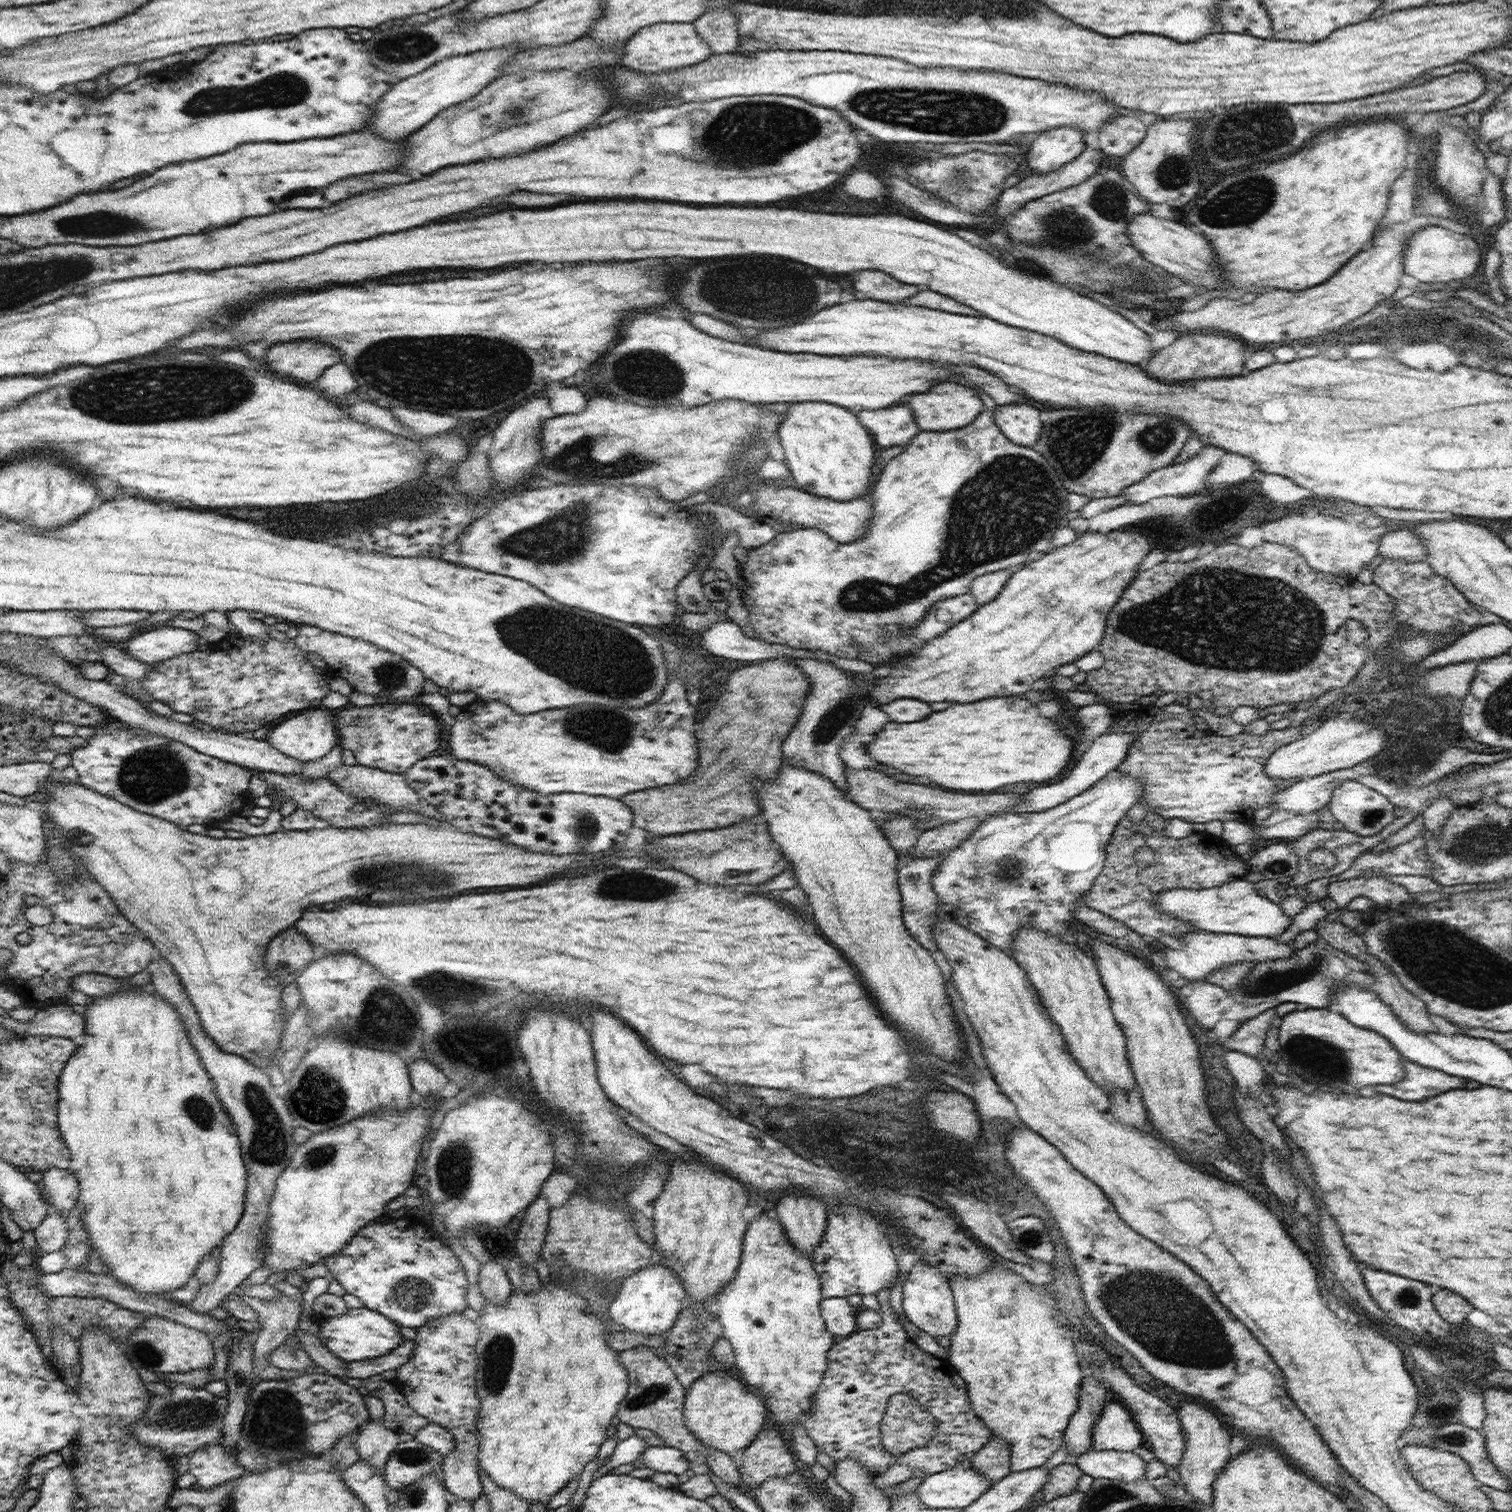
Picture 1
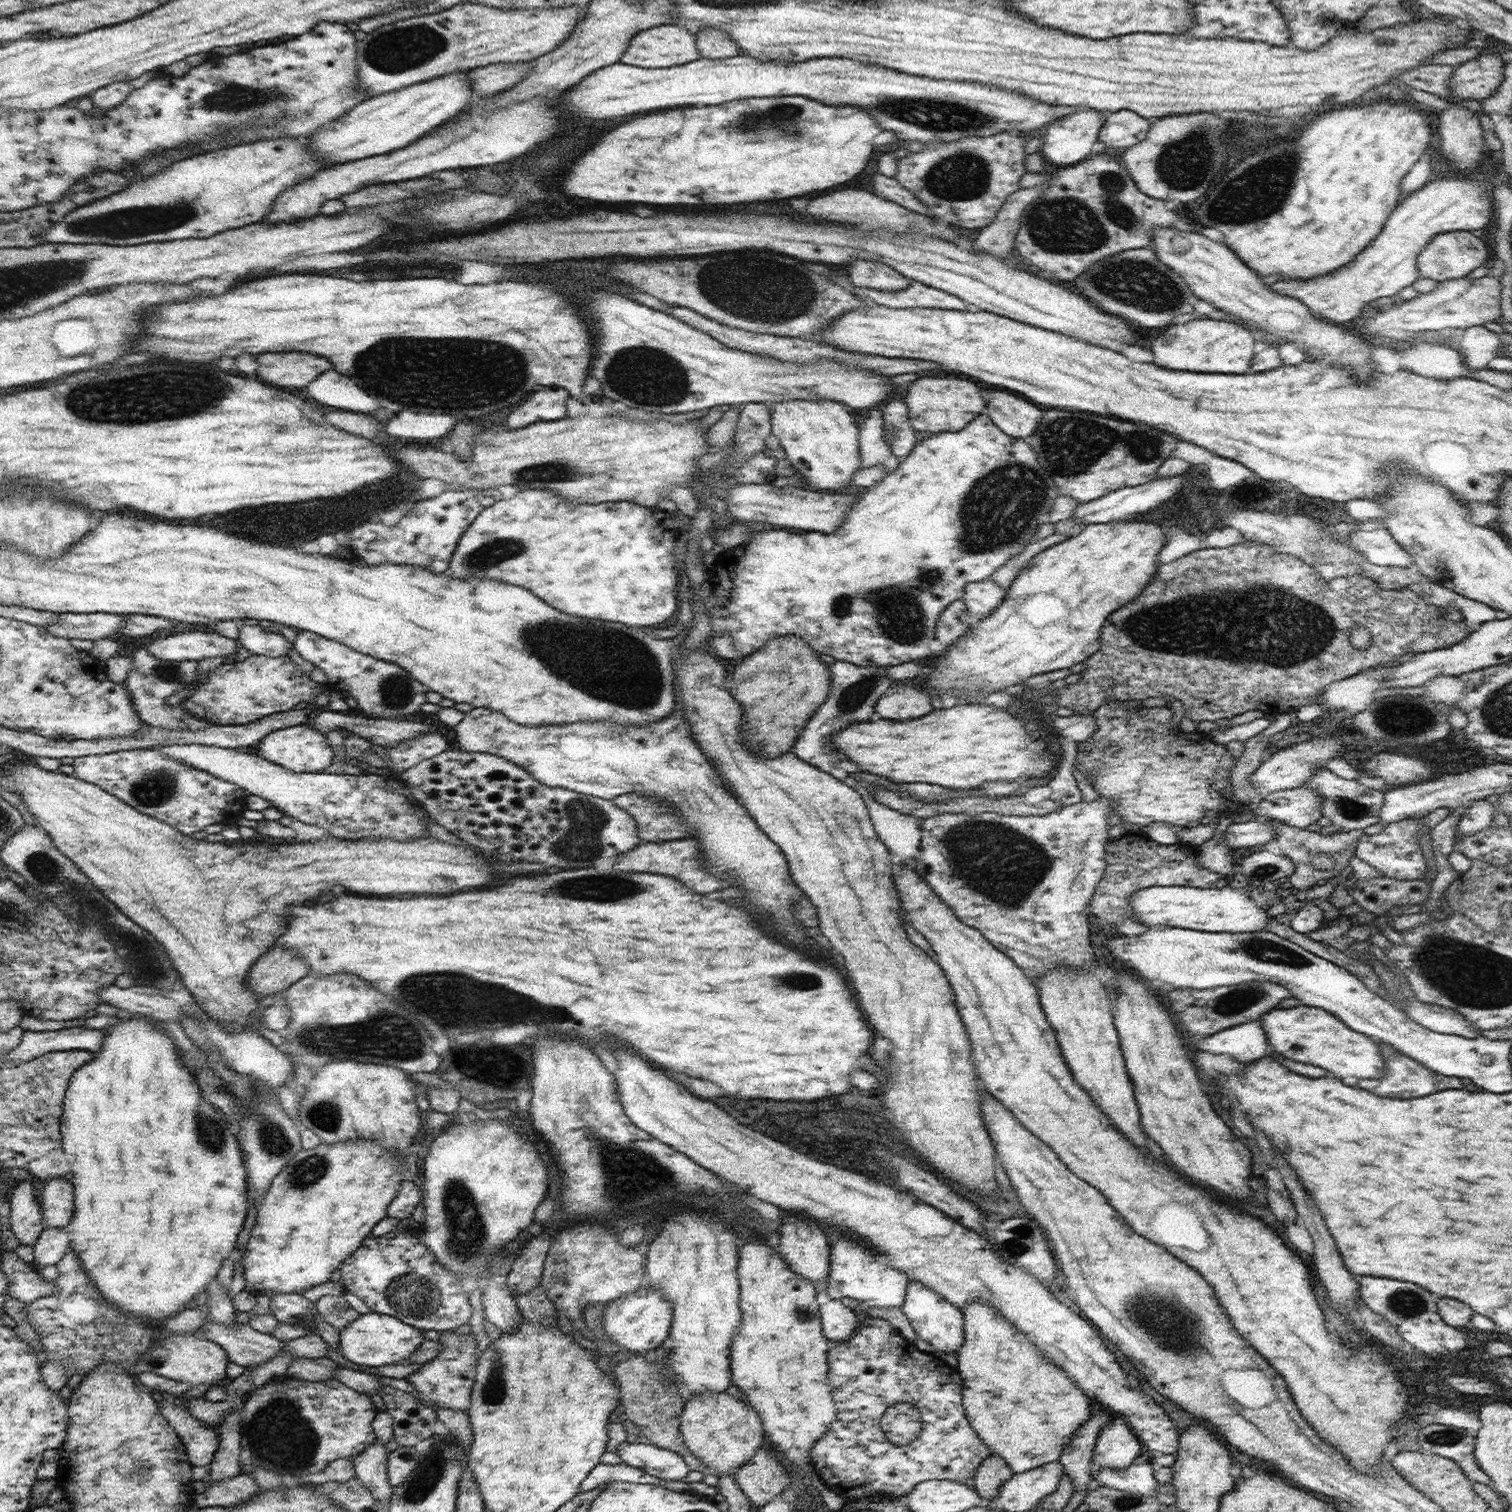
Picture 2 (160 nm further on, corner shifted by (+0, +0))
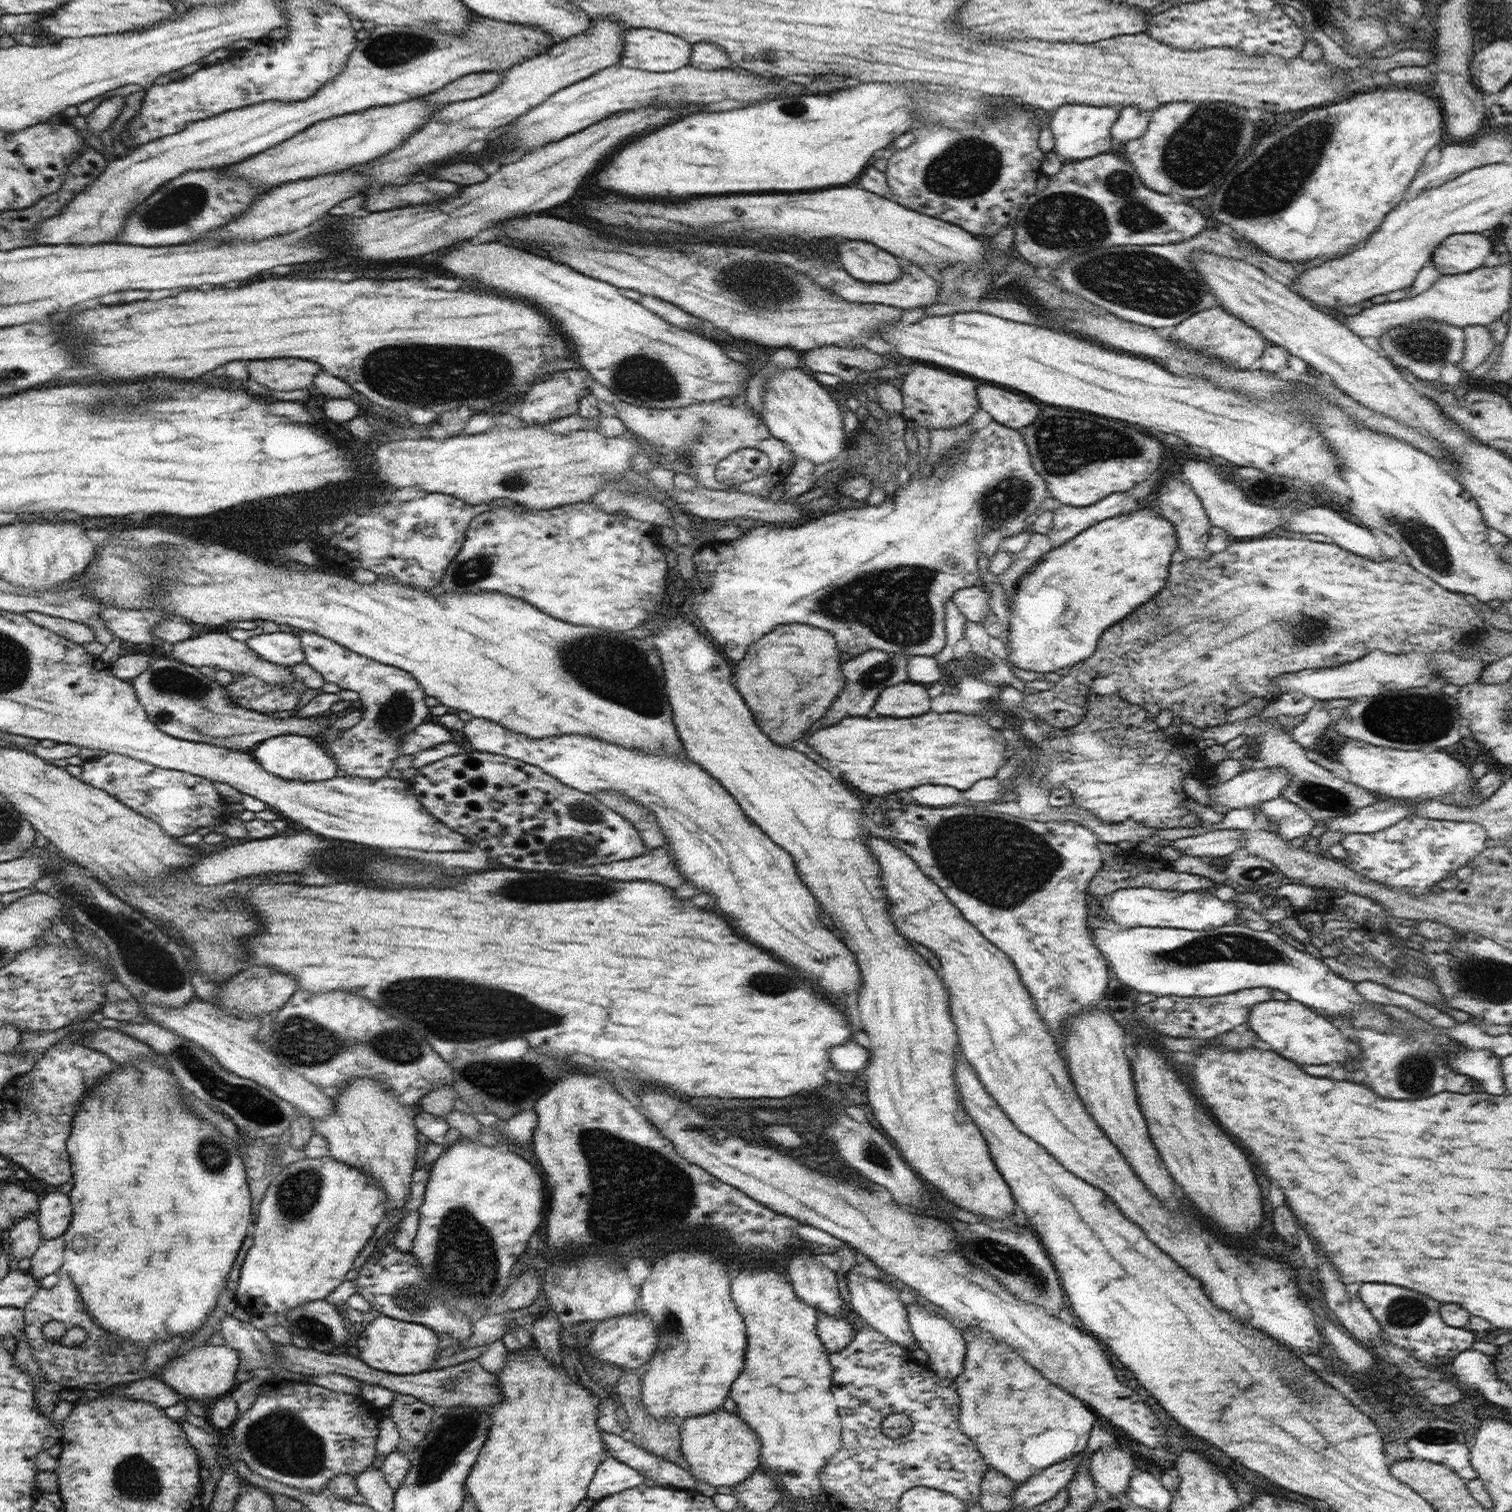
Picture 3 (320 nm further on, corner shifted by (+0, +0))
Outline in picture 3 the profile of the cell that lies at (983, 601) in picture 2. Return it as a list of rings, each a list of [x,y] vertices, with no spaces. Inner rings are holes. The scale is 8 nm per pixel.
[[[974,585],[958,590],[952,596],[952,601],[957,604],[966,620],[982,624],[990,611],[988,602],[990,602],[991,596],[989,589],[985,586]]]

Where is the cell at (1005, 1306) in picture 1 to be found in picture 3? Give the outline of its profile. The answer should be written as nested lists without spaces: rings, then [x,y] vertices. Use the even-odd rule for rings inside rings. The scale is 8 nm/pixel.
[[[962,1326],[961,1333],[963,1334],[967,1349],[962,1374],[957,1376],[954,1380],[961,1404],[959,1406],[959,1429],[968,1438],[971,1438],[972,1442],[976,1443],[979,1454],[990,1467],[994,1470],[999,1470],[1010,1480],[1022,1483],[1026,1482],[1033,1474],[1038,1474],[1053,1464],[1062,1462],[1063,1460],[1072,1458],[1075,1454],[1084,1453],[1086,1451],[1086,1445],[1088,1444],[1088,1440],[1090,1440],[1090,1430],[1092,1430],[1094,1422],[1099,1418],[1086,1404],[1079,1398],[1064,1392],[1064,1390],[1060,1390],[1058,1386],[1052,1386],[1036,1368],[1028,1366],[1028,1362],[1020,1356],[1019,1352],[1016,1352],[1011,1346],[1008,1346],[1007,1342],[997,1340],[997,1338],[994,1338],[989,1332],[985,1332],[985,1330],[982,1329],[976,1329],[976,1327]]]

